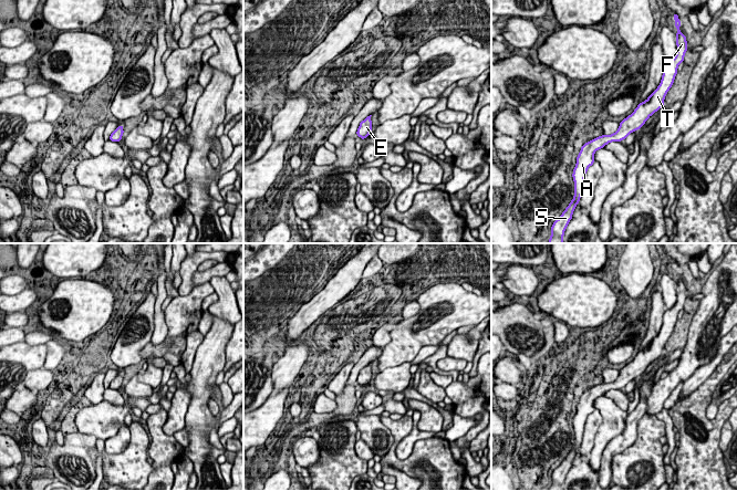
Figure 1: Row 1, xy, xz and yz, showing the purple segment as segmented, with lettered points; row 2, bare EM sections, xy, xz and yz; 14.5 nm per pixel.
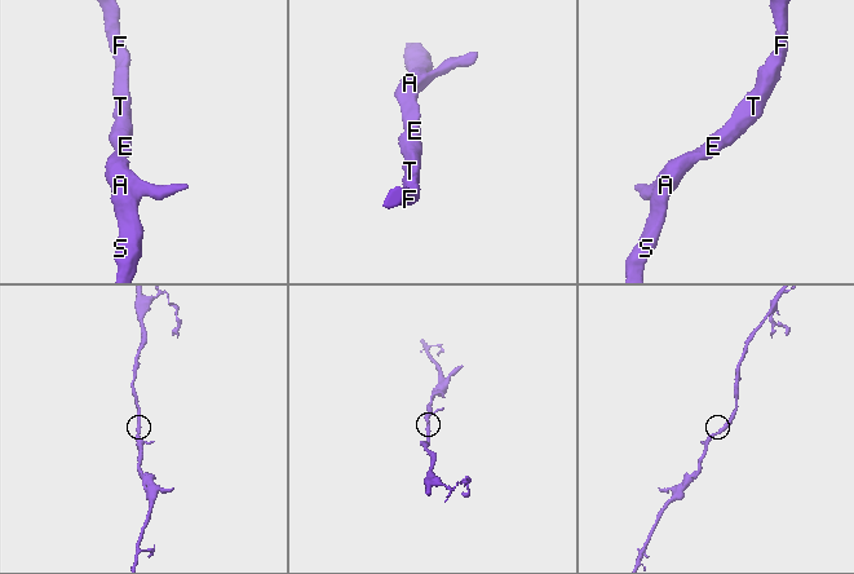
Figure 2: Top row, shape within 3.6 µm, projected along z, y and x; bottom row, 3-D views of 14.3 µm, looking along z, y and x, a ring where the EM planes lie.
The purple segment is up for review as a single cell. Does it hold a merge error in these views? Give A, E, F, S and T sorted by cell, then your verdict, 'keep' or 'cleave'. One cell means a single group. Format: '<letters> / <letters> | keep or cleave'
A E F S T | keep

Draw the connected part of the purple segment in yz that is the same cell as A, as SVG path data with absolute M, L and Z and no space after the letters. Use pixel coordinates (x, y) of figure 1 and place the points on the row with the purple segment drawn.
M673 13L673 15L675 27L677 29L677 53L675 59L664 64L663 76L658 87L648 96L646 101L640 103L631 115L620 123L620 127L614 134L599 136L585 143L581 147L581 150L577 157L577 165L572 174L574 181L574 197L567 209L563 210L560 218L553 222L549 243L563 243L565 228L572 219L575 206L579 203L582 195L587 170L594 163L594 153L598 149L604 148L604 146L611 142L621 142L625 139L627 135L640 129L648 117L664 105L664 98L672 87L678 72L678 64L684 61L684 55L687 51L687 41L686 36L679 30L681 21L678 15L676 13Z

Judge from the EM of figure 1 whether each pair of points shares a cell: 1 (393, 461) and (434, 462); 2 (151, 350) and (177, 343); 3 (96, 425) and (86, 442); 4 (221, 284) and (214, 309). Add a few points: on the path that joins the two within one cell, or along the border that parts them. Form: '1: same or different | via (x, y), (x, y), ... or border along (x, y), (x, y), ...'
1: same | via (403, 463), (413, 463), (419, 458), (424, 458)
2: same | via (157, 350), (170, 348)
3: different | border along (79, 431), (85, 435), (93, 435), (96, 439)
4: same | via (221, 290), (221, 301), (219, 303)

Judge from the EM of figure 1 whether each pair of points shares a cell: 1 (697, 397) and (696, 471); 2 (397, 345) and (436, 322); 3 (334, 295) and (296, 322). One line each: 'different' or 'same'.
1: same
2: same
3: same

